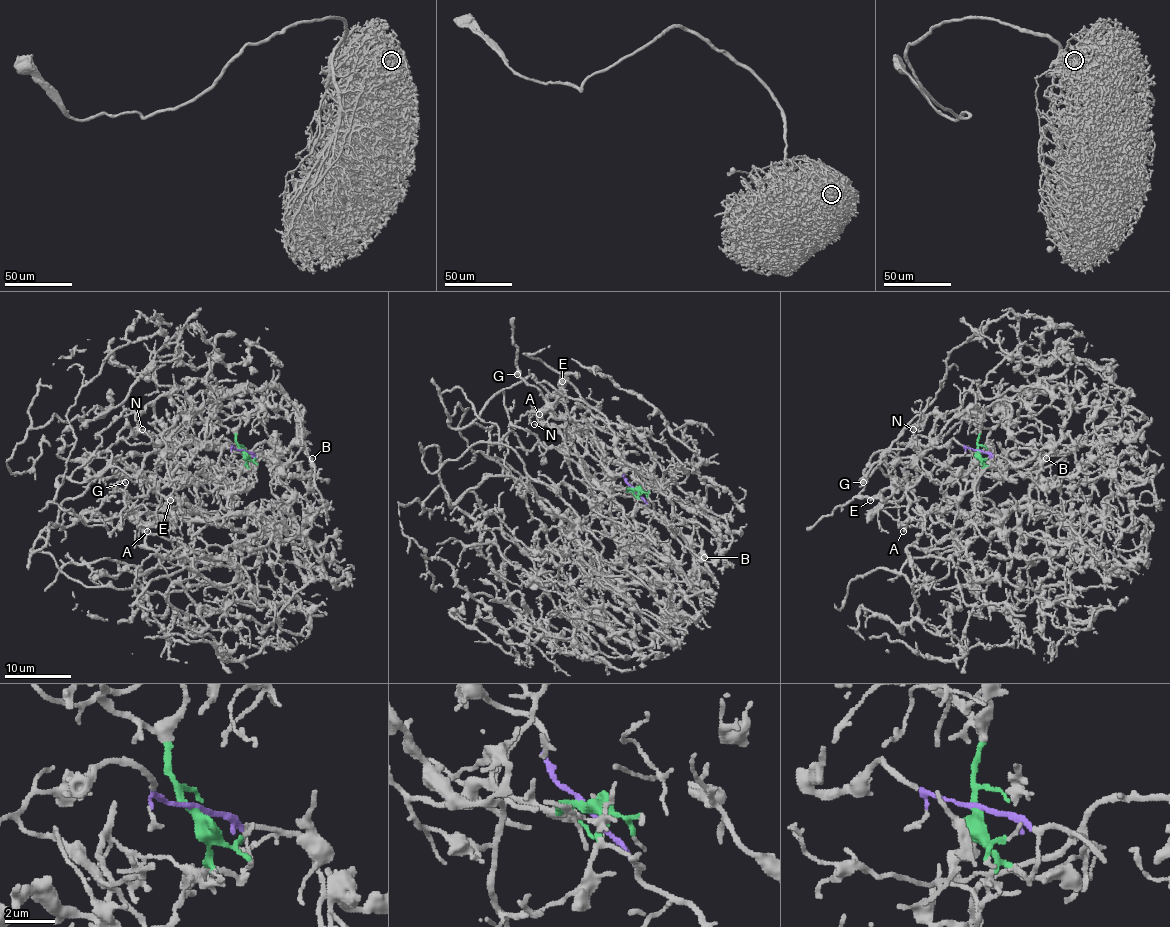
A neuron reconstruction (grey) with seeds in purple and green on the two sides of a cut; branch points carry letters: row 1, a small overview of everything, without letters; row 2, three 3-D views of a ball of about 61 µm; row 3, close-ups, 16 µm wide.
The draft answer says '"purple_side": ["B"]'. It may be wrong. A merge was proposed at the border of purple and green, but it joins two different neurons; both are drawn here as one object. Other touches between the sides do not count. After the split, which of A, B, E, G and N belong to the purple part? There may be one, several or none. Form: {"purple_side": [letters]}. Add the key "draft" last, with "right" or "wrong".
{"purple_side": ["B"], "draft": "right"}

